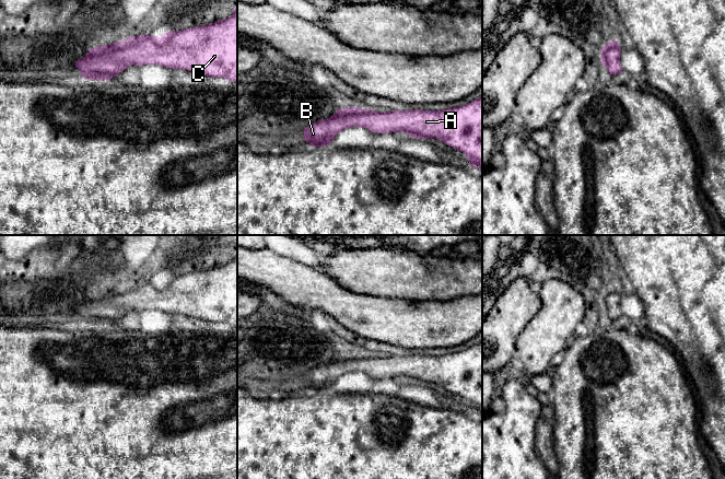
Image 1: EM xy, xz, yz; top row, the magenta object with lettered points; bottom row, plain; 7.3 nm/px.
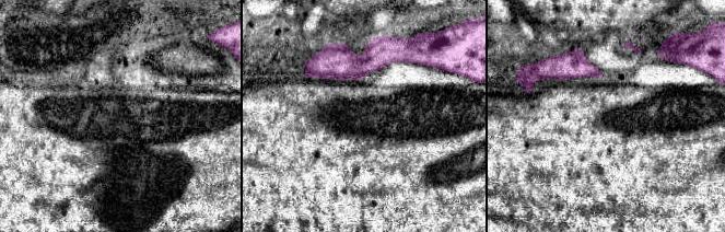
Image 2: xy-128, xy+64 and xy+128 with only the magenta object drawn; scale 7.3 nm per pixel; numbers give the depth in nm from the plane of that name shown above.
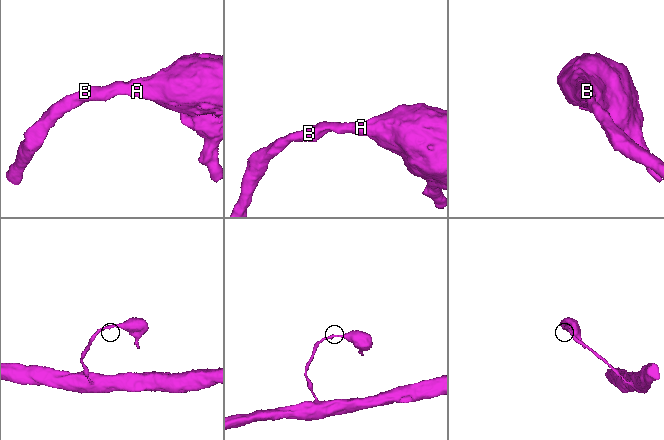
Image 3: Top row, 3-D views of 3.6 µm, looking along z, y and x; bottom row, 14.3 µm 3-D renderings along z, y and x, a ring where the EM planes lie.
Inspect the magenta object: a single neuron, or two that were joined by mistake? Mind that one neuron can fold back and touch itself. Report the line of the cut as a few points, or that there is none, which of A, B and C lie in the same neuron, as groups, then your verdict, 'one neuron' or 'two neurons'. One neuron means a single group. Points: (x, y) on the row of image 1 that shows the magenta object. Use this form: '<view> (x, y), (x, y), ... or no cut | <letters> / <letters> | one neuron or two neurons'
no cut | A B C | one neuron

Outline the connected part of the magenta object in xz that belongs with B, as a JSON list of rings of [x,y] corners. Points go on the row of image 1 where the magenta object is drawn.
[[[482,95],[466,105],[441,110],[409,109],[378,113],[362,107],[338,108],[331,117],[304,128],[303,140],[307,141],[312,148],[326,147],[340,131],[349,127],[361,127],[375,133],[401,131],[412,138],[434,138],[461,151],[467,156],[469,165],[482,168]]]

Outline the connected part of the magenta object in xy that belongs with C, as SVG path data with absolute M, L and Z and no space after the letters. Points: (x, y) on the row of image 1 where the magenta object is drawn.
M237 7L227 19L182 31L169 31L161 37L130 36L121 42L92 47L75 62L83 79L107 81L130 66L159 65L184 69L211 78L224 78L237 83Z

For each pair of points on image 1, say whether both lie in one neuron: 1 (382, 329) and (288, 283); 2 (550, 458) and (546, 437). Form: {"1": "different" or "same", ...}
{"1": "same", "2": "same"}

